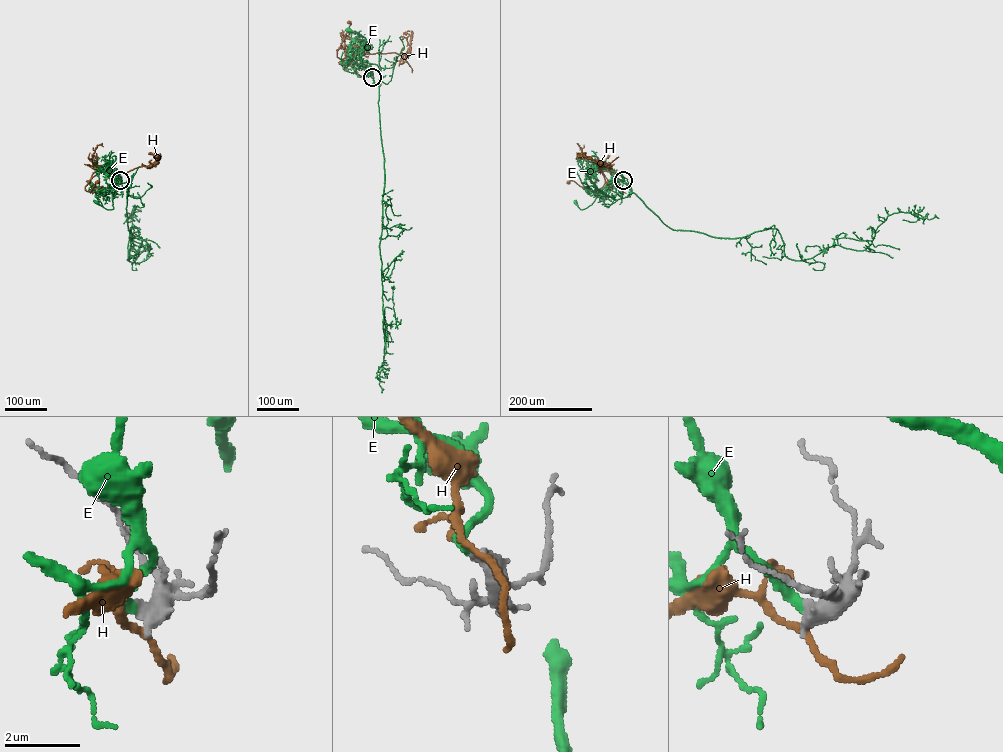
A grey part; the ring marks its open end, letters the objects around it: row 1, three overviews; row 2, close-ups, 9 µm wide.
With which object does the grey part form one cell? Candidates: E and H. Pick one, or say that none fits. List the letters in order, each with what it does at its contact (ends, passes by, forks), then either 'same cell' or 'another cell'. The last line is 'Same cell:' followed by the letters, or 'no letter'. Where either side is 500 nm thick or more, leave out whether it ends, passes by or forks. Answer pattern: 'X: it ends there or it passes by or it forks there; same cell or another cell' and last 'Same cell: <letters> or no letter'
E: same cell
H: it passes by; another cell
Same cell: E

